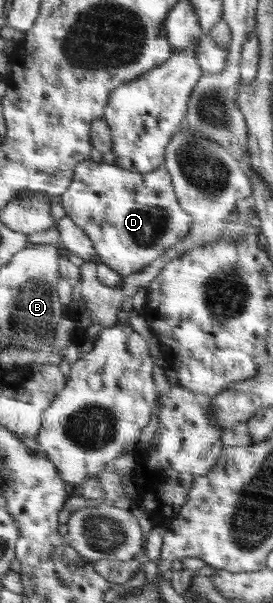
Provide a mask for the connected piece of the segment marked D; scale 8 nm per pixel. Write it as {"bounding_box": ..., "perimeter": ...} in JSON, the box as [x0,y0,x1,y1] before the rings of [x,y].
{"bounding_box":[62,160,192,278],"perimeter":[[[92,160],[79,164],[70,186],[62,193],[62,207],[66,216],[72,220],[90,239],[96,252],[96,261],[116,271],[122,278],[138,274],[150,263],[154,263],[171,245],[176,245],[188,235],[192,216],[186,214],[178,204],[173,191],[172,177],[161,166],[155,171],[142,174],[110,165],[110,163],[94,163]]]}

